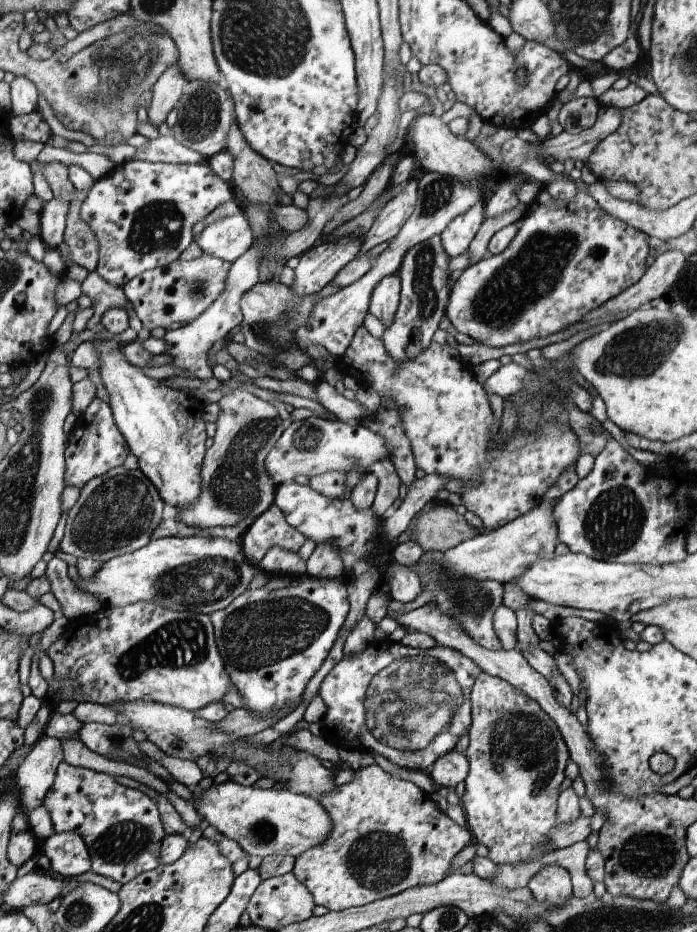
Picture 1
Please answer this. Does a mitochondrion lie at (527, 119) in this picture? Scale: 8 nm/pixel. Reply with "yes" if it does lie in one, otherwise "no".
no

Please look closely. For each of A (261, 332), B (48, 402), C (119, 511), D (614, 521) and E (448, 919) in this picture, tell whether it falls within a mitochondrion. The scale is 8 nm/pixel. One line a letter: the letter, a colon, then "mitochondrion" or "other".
A: other
B: mitochondrion
C: mitochondrion
D: mitochondrion
E: mitochondrion

